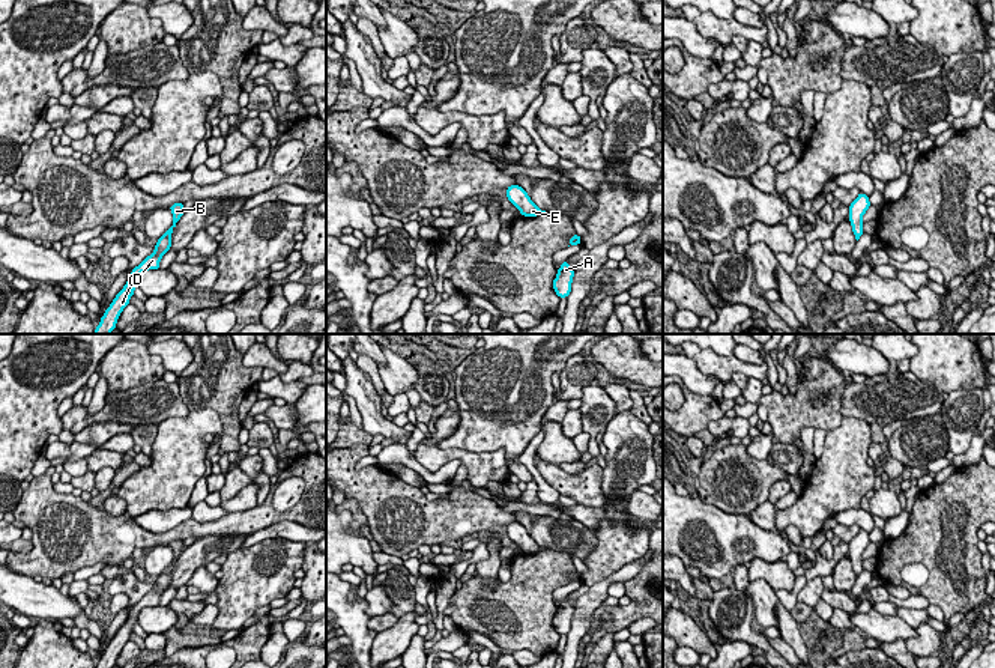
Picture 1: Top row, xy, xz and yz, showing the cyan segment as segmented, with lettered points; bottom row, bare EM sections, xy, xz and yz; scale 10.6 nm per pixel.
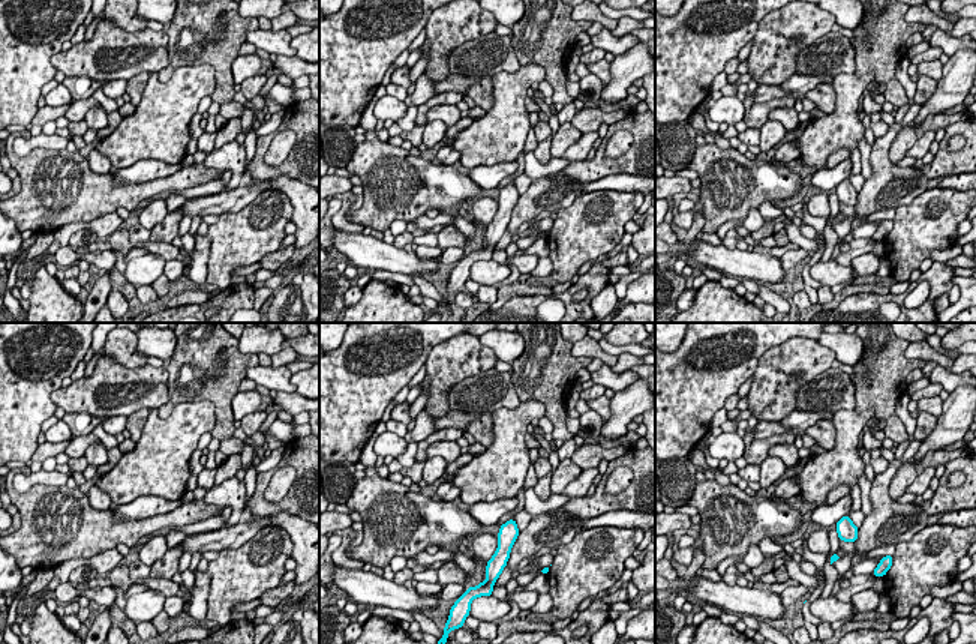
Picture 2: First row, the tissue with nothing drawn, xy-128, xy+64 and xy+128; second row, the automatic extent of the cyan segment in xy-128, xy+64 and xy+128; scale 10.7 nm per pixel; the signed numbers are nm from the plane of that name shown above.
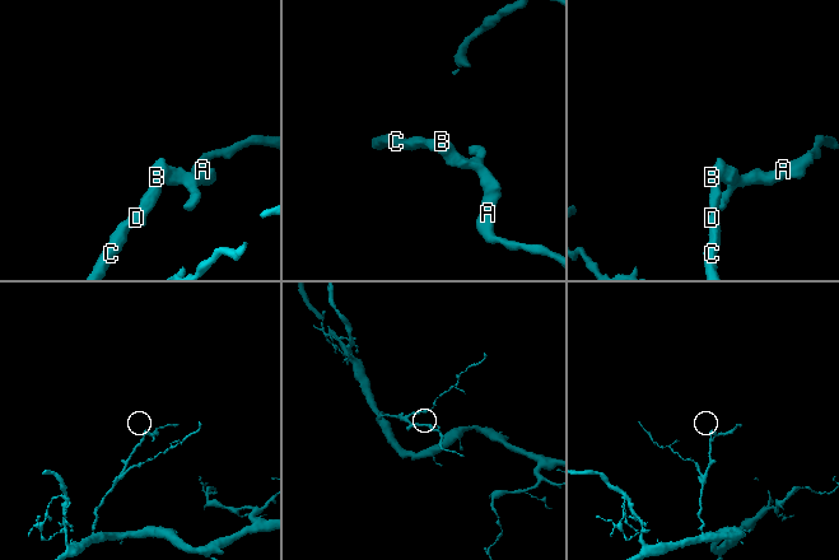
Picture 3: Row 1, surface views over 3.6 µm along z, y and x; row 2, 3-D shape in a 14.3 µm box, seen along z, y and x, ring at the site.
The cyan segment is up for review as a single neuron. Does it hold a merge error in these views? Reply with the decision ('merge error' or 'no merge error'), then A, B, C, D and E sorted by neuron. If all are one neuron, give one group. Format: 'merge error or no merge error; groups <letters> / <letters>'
no merge error; groups A B C D E

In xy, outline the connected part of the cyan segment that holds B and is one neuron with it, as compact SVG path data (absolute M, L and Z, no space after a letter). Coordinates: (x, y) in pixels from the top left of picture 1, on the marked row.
M183 203L171 205L170 211L173 212L173 218L174 218L173 226L168 230L165 230L165 233L158 239L155 245L155 251L150 256L147 256L138 266L132 269L125 287L116 295L110 307L105 310L93 334L110 334L117 326L116 322L120 313L129 304L129 299L134 295L134 289L138 286L140 274L147 269L159 269L161 257L171 247L173 229L176 227L177 221L185 212Z

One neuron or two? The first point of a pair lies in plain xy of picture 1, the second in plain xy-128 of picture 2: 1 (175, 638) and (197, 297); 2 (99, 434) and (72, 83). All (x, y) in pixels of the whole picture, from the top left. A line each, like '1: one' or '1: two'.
1: one
2: one

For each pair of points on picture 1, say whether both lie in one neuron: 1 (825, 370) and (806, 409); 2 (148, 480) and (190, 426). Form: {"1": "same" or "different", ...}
{"1": "same", "2": "same"}

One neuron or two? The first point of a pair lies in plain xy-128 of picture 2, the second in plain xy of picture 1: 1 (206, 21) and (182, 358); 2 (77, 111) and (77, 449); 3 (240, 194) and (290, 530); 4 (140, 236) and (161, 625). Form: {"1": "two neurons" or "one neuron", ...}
{"1": "two neurons", "2": "two neurons", "3": "one neuron", "4": "two neurons"}

